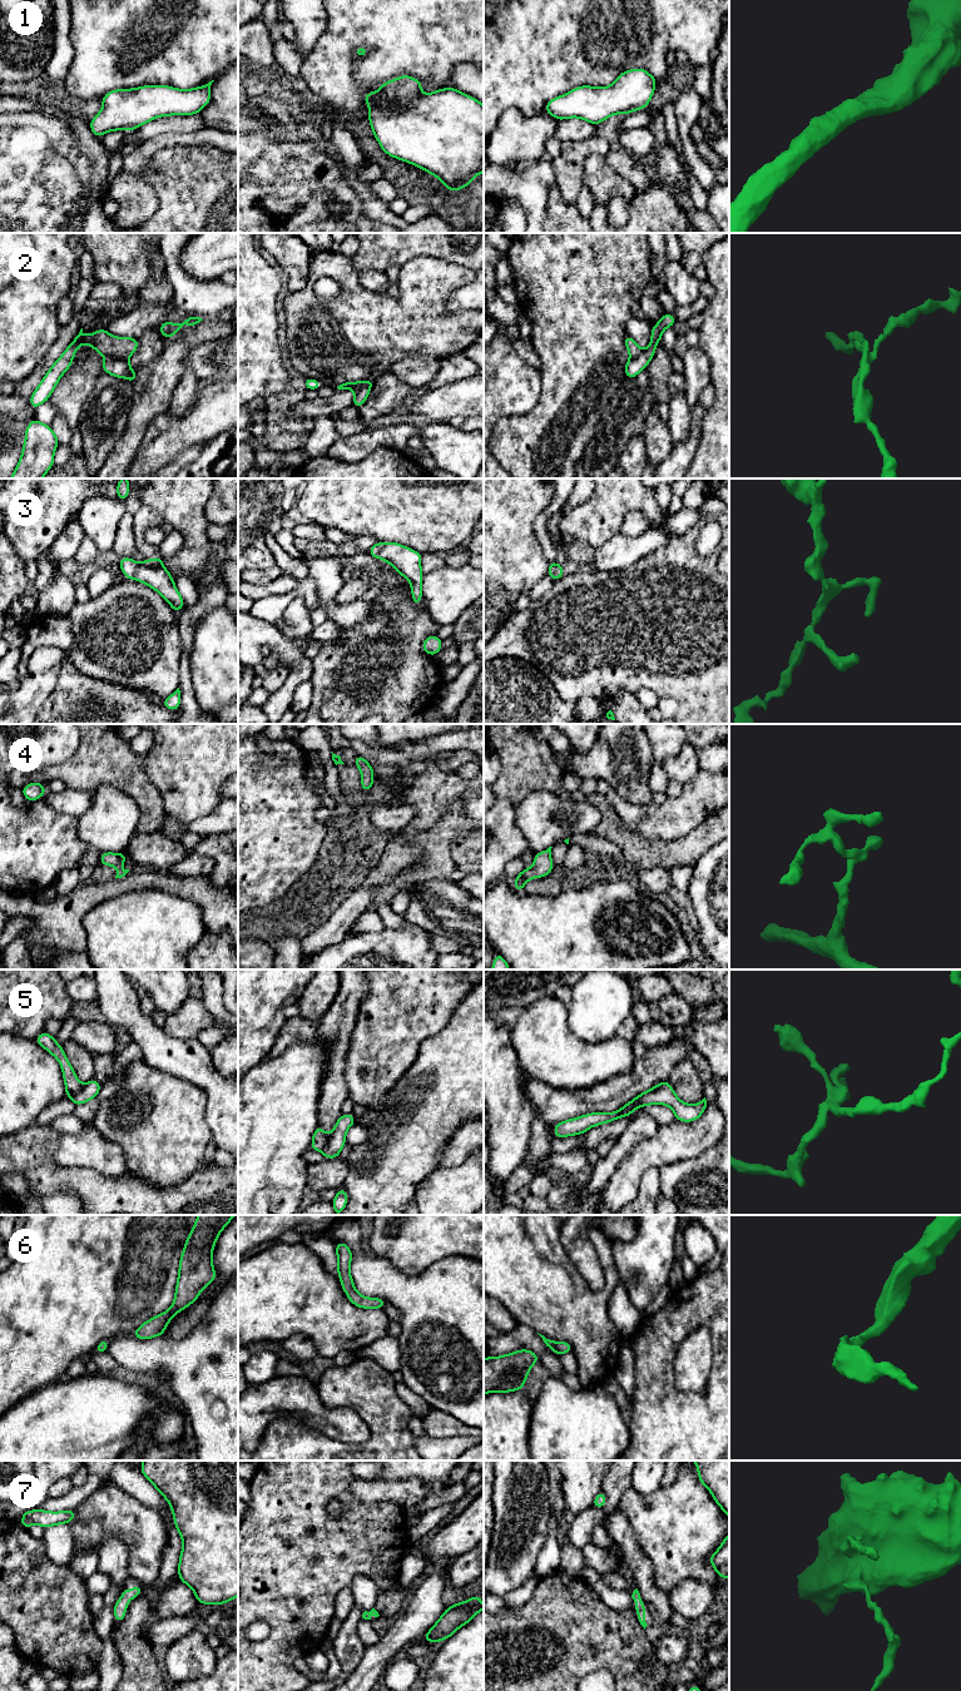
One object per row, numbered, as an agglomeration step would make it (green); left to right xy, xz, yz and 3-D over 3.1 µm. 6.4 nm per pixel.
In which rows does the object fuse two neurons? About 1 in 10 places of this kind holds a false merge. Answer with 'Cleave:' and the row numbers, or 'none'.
Cleave: 2, 5

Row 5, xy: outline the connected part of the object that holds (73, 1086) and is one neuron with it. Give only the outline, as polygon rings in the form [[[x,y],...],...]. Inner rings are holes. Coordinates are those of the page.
[[[45,1030],[34,1040],[38,1045],[51,1053],[59,1062],[63,1070],[63,1078],[65,1082],[65,1096],[71,1099],[81,1090],[81,1083],[76,1077],[73,1066],[66,1058],[63,1046],[59,1045],[53,1036],[50,1036]]]

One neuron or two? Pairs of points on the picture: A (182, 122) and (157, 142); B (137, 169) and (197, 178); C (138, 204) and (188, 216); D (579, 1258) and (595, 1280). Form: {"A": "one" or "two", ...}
{"A": "two", "B": "two", "C": "two", "D": "one"}

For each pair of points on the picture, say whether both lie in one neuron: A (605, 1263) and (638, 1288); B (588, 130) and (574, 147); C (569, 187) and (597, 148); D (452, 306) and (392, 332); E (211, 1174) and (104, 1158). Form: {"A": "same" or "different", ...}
{"A": "different", "B": "different", "C": "same", "D": "different", "E": "different"}

